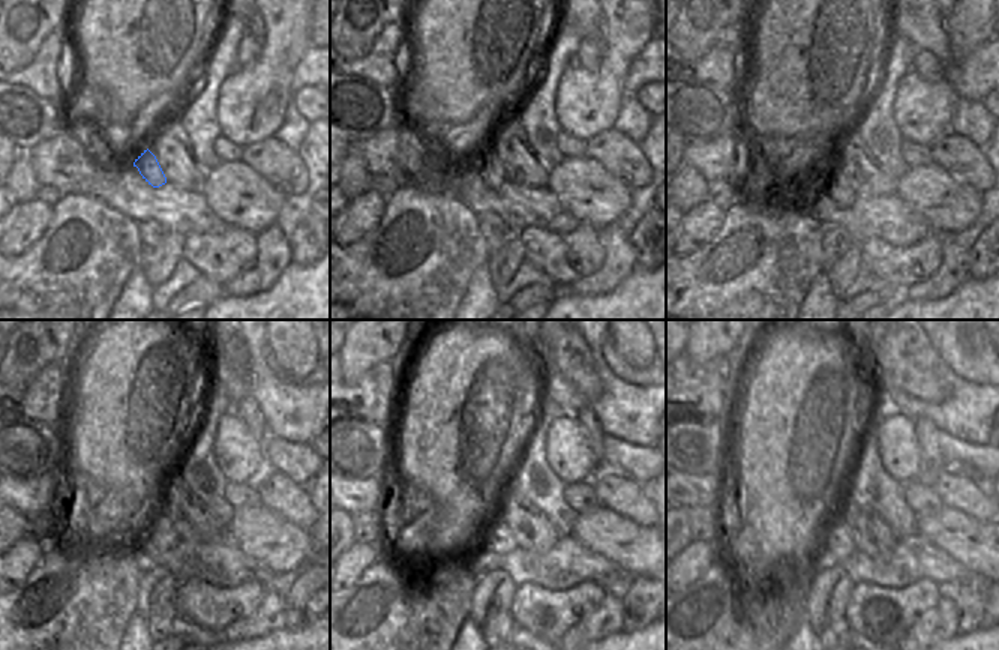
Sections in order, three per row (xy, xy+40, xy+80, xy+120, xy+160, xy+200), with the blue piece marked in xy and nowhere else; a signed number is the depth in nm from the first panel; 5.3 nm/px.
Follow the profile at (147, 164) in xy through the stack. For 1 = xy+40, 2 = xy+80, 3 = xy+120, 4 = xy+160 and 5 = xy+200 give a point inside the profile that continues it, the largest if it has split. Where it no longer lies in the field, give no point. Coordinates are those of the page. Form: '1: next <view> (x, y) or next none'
1: next xy+40 (489, 168)
2: next xy+80 (834, 188)
3: next xy+120 (161, 535)
4: next xy+160 (498, 539)
5: next xy+200 (837, 544)

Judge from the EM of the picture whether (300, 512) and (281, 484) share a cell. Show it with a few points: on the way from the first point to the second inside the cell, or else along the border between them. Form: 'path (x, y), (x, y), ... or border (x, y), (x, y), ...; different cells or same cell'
path (294, 505), (281, 491); same cell

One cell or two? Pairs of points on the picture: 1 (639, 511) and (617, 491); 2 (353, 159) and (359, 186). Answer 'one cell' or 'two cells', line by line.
1: one cell
2: one cell

